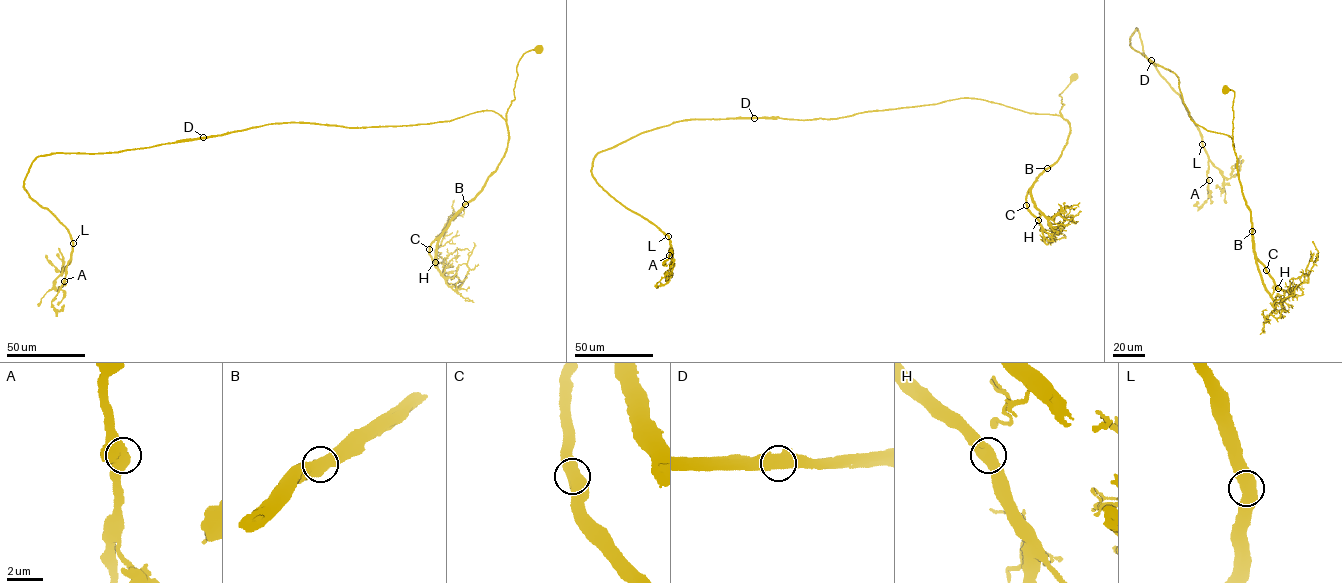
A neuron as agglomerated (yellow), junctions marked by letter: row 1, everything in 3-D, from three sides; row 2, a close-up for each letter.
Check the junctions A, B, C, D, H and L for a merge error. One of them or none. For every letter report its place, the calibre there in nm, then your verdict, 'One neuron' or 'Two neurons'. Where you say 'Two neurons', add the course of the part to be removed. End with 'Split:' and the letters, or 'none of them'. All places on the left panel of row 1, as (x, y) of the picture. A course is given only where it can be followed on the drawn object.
A: Place: (64, 281). Thickness 650 nm. One neuron
B: Place: (465, 204). Thickness 700 nm. One neuron
C: Place: (429, 249). Thickness 600 nm. One neuron
D: Place: (203, 137). Thickness 700 nm. Two neurons. Course of the part to remove: (203, 137), (176, 141)
H: Place: (435, 262). Thickness 600 nm. One neuron
L: Place: (73, 243). Thickness 600 nm. One neuron
Split: D

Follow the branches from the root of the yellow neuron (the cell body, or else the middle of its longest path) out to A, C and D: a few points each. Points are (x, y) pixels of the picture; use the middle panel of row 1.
A: (1074, 77), (1061, 116), (958, 98), (840, 118), (685, 120), (598, 151), (593, 178), (666, 235), (669, 255)
C: (1074, 77), (1059, 95), (1064, 105), (1060, 112), (1070, 127), (1067, 143), (1059, 158), (1037, 177), (1026, 205)
D: (1074, 77), (1059, 95), (1064, 105), (1061, 116), (1030, 113), (964, 98), (840, 118), (754, 118)

